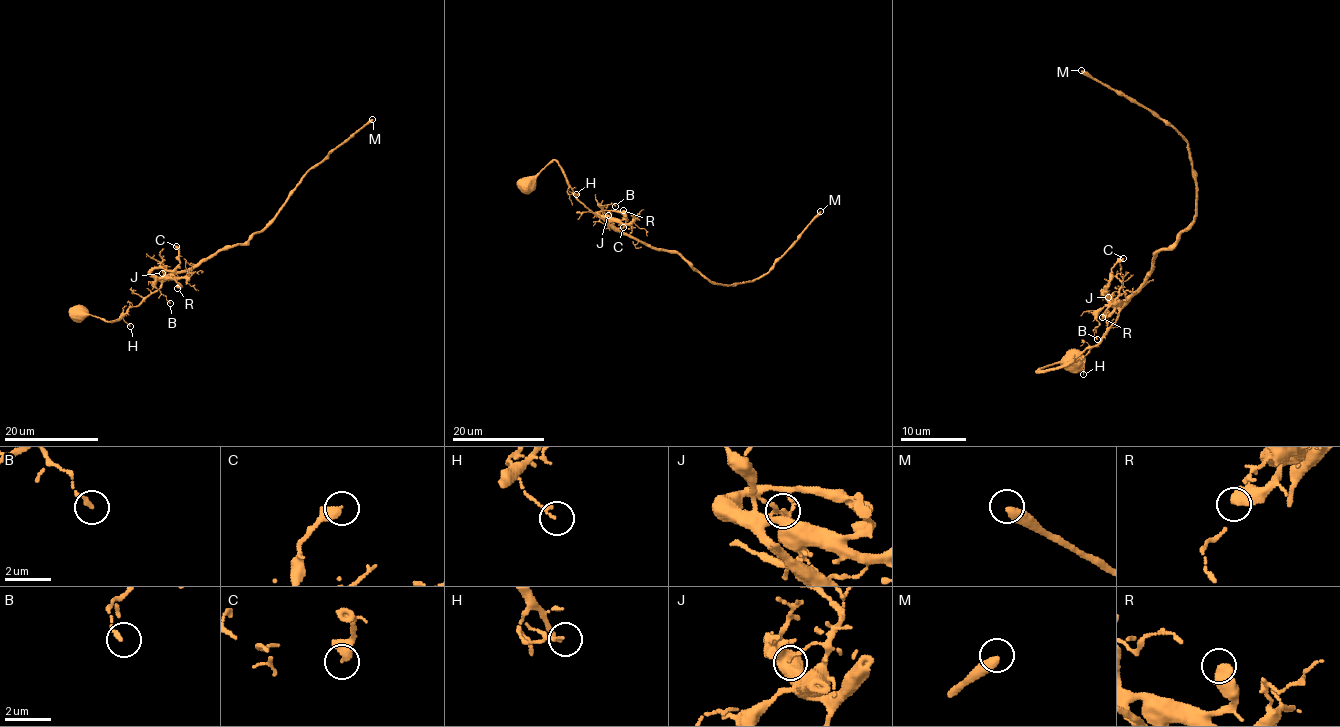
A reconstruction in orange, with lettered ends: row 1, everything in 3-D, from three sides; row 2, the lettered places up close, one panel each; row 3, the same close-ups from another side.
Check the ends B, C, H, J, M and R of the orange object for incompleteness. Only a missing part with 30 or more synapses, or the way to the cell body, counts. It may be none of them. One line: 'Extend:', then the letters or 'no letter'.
Extend: M

